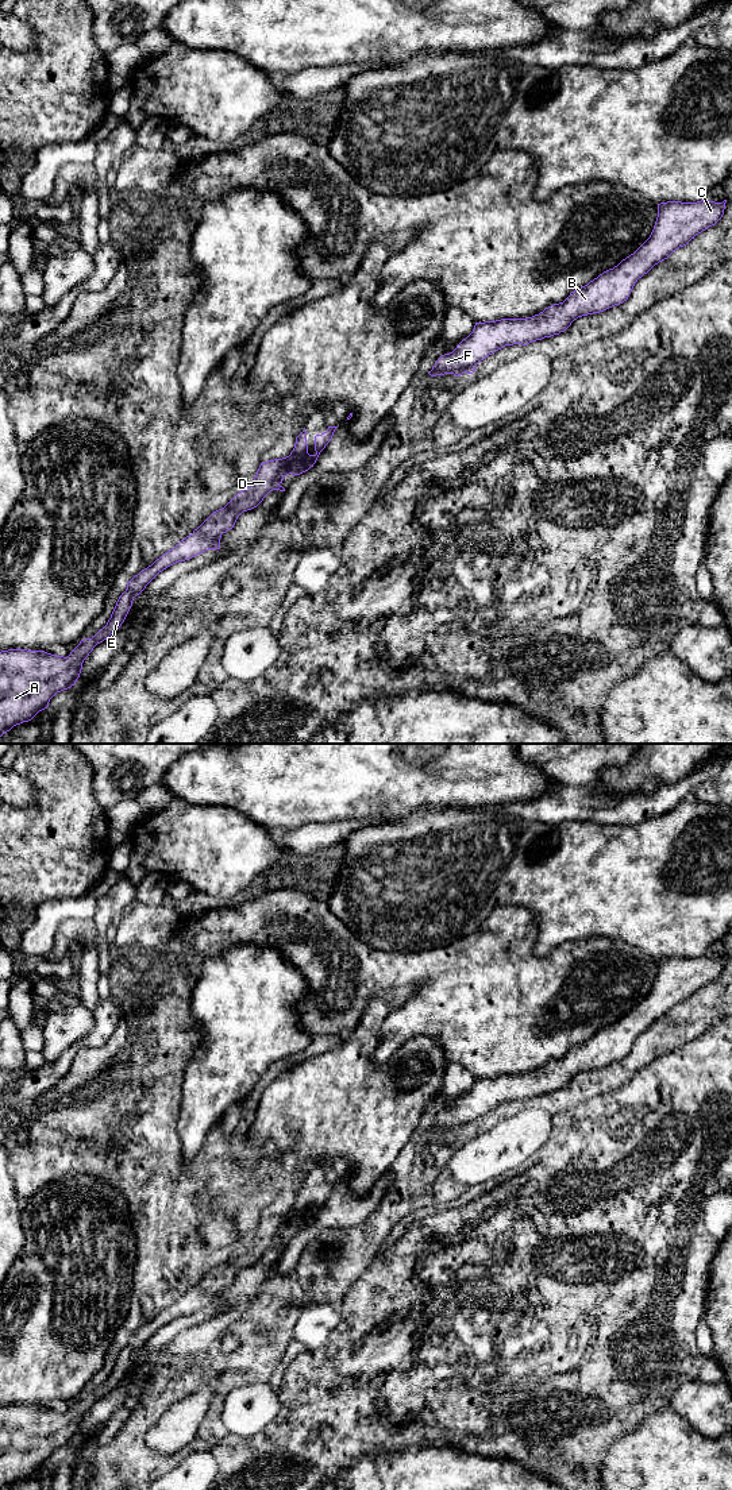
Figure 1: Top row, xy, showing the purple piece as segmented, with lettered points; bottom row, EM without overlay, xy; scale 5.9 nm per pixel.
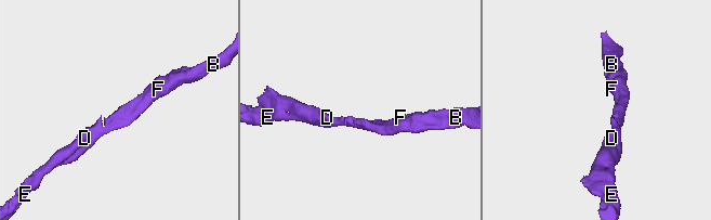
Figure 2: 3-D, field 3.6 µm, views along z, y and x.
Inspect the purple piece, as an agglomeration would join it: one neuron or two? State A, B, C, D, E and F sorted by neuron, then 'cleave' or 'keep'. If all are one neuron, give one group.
A B C D E F | keep

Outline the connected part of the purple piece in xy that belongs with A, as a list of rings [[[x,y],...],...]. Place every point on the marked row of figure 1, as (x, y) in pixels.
[[[338,426],[315,436],[315,455],[308,453],[305,429],[296,437],[296,444],[289,456],[261,463],[253,483],[238,493],[223,509],[213,512],[192,534],[181,540],[174,548],[163,553],[151,565],[142,570],[128,583],[127,590],[119,597],[116,606],[107,625],[92,638],[81,640],[68,657],[47,653],[45,651],[8,649],[0,652],[0,737],[14,726],[31,721],[39,711],[49,707],[50,699],[63,690],[76,684],[80,678],[82,663],[93,648],[113,634],[124,622],[132,601],[146,586],[167,567],[192,559],[208,549],[220,549],[221,534],[232,529],[238,517],[247,510],[257,507],[263,498],[273,490],[285,491],[281,486],[284,478],[289,474],[300,475],[308,471],[316,463],[320,452],[331,441]]]

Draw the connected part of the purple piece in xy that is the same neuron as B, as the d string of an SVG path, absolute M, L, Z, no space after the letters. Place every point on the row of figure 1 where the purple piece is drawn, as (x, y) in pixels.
M701 200L658 204L658 217L650 238L617 266L571 292L563 302L532 317L475 323L473 332L452 352L442 355L428 374L473 374L481 360L505 346L527 346L559 335L578 317L623 304L639 278L696 235L714 225L724 215L725 202Z

